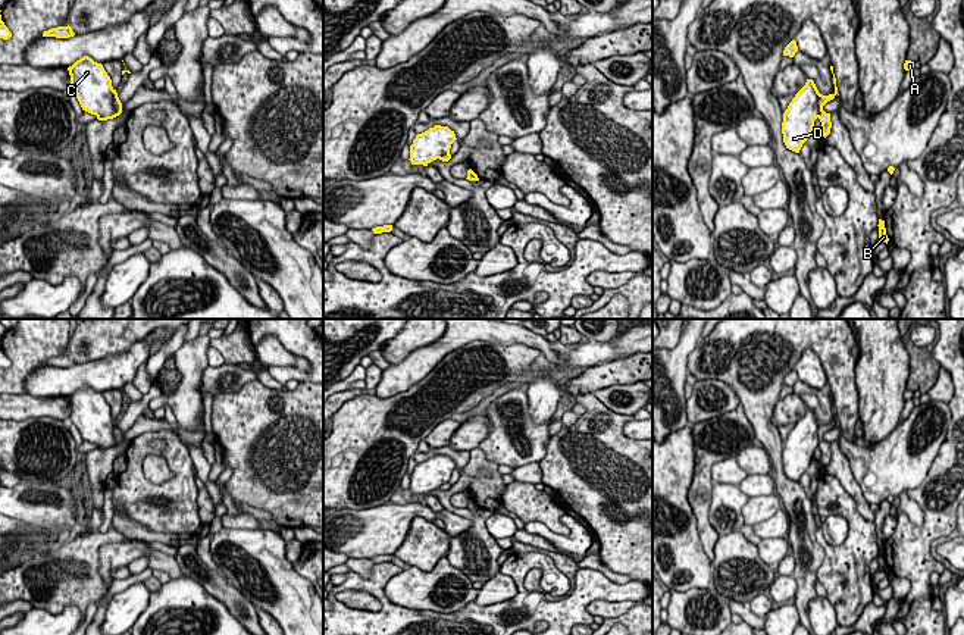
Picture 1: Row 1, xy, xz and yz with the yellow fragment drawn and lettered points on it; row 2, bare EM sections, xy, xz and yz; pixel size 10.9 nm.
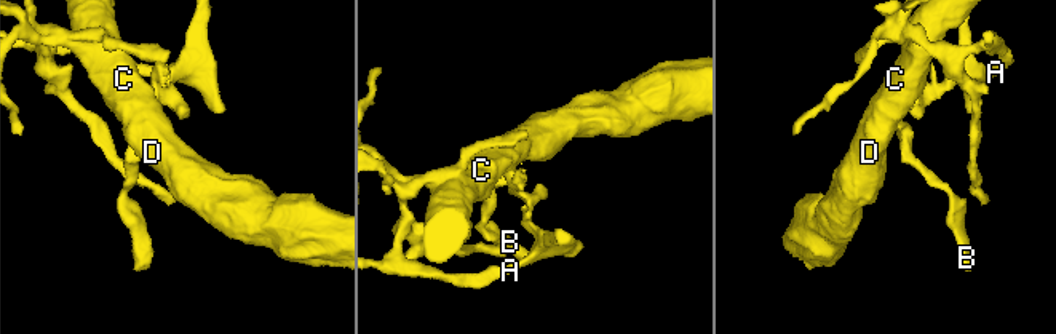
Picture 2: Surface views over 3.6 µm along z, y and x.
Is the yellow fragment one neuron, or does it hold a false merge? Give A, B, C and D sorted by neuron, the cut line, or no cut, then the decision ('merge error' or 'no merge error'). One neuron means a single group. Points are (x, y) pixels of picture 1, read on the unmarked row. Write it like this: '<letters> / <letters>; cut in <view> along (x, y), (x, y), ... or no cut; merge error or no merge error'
A B / C D; cut in yz along (819, 422), (817, 446); merge error

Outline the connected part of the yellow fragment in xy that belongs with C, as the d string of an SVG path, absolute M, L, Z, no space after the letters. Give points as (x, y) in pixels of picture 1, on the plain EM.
M84 385L68 397L71 419L82 440L96 444L98 450L116 447L113 429L116 419L101 392Z

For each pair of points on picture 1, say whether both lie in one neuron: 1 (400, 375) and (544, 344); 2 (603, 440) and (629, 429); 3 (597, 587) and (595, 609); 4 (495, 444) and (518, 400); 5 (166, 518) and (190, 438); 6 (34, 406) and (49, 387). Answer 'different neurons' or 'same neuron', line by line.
1: same neuron
2: different neurons
3: different neurons
4: same neuron
5: different neurons
6: different neurons

